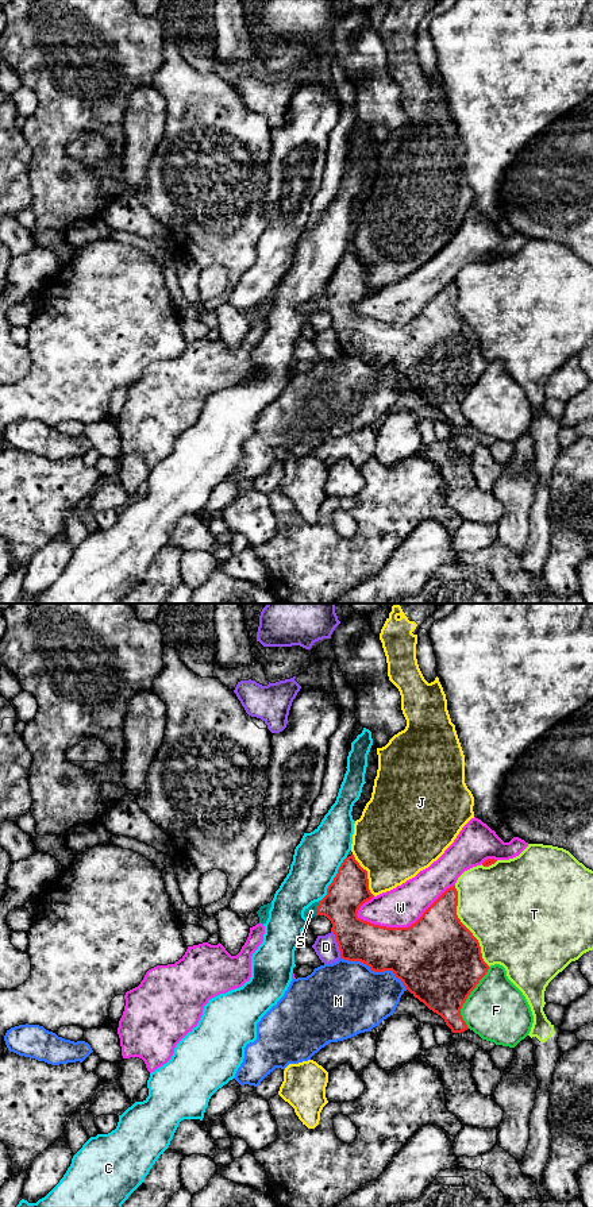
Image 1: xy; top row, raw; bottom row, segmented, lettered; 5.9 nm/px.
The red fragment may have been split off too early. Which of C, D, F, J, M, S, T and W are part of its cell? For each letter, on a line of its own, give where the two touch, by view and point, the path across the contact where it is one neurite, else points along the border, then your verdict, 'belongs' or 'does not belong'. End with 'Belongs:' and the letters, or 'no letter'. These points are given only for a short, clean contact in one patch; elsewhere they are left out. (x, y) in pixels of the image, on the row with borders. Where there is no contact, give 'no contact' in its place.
C: meets red in xy at (334, 879); does not belong
D: meets red in xy at (338, 944); does not belong
F: meets red in xy at (466, 998); does not belong
J: meets red in xy at (366, 875); does not belong
M: meets red in xy at (374, 971); does not belong
S: meets red in xy at (318, 909); runs through xy (349, 890), (332, 906), (318, 909), (311, 912); belongs
T: meets red in xy at (465, 926); does not belong
W: meets red in xy at (404, 928); does not belong
Belongs: S

